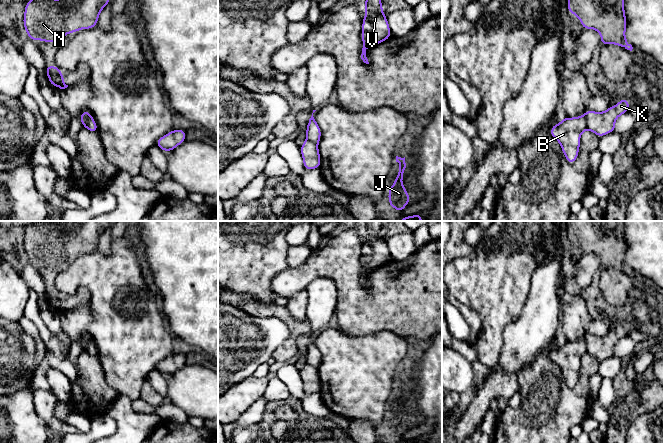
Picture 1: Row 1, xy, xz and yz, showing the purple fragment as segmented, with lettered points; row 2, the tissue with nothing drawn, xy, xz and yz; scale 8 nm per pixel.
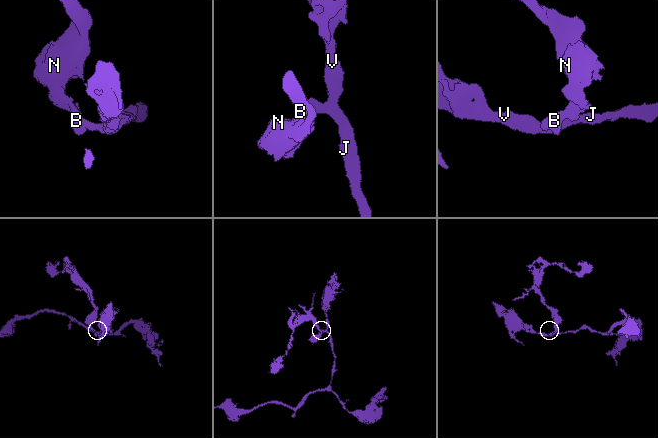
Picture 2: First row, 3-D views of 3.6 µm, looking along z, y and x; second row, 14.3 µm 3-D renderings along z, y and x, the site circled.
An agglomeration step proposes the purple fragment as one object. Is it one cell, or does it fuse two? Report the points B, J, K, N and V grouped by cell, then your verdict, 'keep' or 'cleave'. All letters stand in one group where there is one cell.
groups B J V / K N; cleave

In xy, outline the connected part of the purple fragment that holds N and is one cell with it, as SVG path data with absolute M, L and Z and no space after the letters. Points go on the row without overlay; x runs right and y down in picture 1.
M34 221L25 229L24 253L29 264L55 267L68 257L94 252L98 247L100 236L110 224L111 221L62 221L60 224L51 221Z

